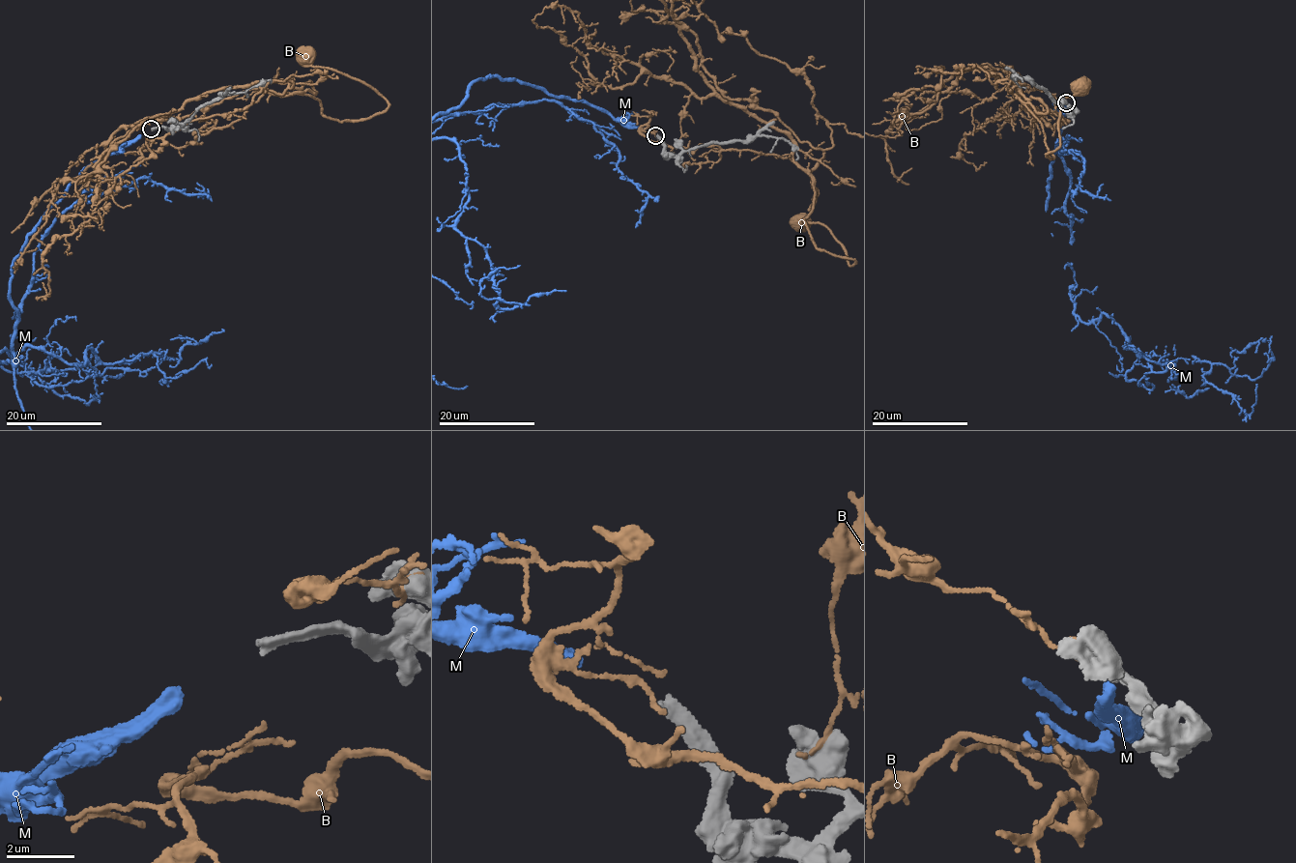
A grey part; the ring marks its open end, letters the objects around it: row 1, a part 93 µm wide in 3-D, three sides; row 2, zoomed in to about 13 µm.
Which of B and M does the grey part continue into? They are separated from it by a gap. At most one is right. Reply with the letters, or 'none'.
M

